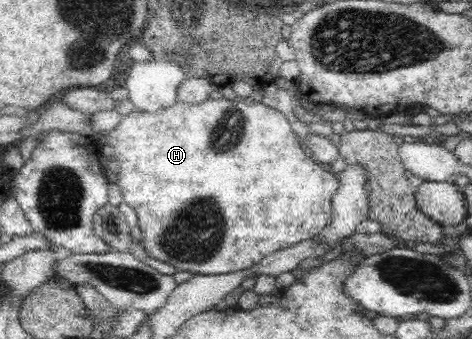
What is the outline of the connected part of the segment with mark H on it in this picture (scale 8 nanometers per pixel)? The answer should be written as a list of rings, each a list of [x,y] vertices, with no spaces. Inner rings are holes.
[[[206,100],[206,102],[174,102],[174,106],[166,106],[156,111],[134,110],[127,116],[121,116],[118,126],[106,132],[107,148],[112,158],[116,159],[119,171],[115,177],[117,185],[122,191],[124,201],[136,211],[138,226],[143,232],[141,244],[150,258],[162,260],[172,264],[176,271],[192,272],[194,275],[223,275],[235,273],[255,264],[274,251],[279,251],[319,235],[328,225],[332,217],[332,196],[339,187],[339,178],[334,173],[326,172],[322,165],[316,166],[300,148],[298,138],[294,136],[288,120],[276,112],[276,109],[268,108],[263,103],[244,104],[244,101],[232,100]],[[218,166],[250,166],[238,172],[232,168],[218,168]]]

